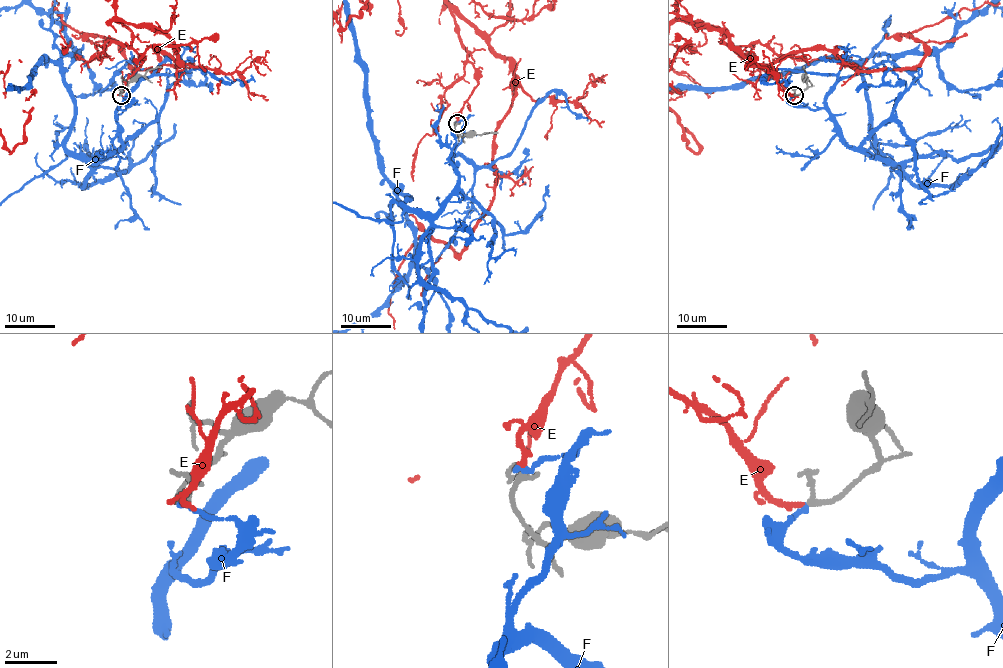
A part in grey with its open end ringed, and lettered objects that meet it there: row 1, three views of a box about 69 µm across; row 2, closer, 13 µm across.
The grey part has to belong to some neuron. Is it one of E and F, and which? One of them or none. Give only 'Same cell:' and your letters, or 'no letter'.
Same cell: E

